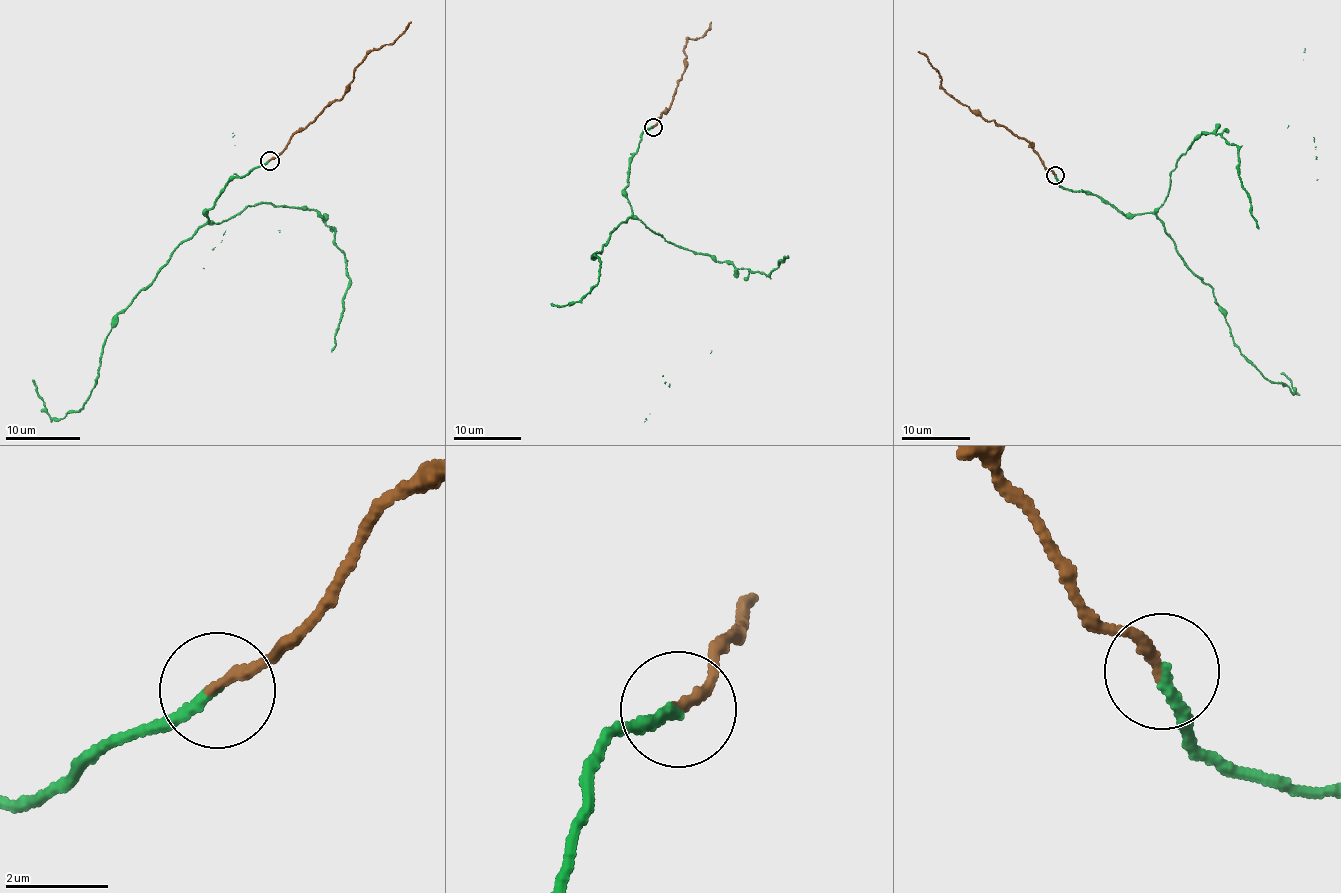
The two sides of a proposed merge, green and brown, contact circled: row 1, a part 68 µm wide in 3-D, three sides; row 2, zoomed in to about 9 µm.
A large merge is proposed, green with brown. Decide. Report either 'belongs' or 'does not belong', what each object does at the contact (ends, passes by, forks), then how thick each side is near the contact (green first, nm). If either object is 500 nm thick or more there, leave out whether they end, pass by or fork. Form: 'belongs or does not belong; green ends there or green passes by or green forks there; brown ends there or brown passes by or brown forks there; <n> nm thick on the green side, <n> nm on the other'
belongs; green ends there; brown ends there; 220 nm thick on the green side, 220 nm on the other

